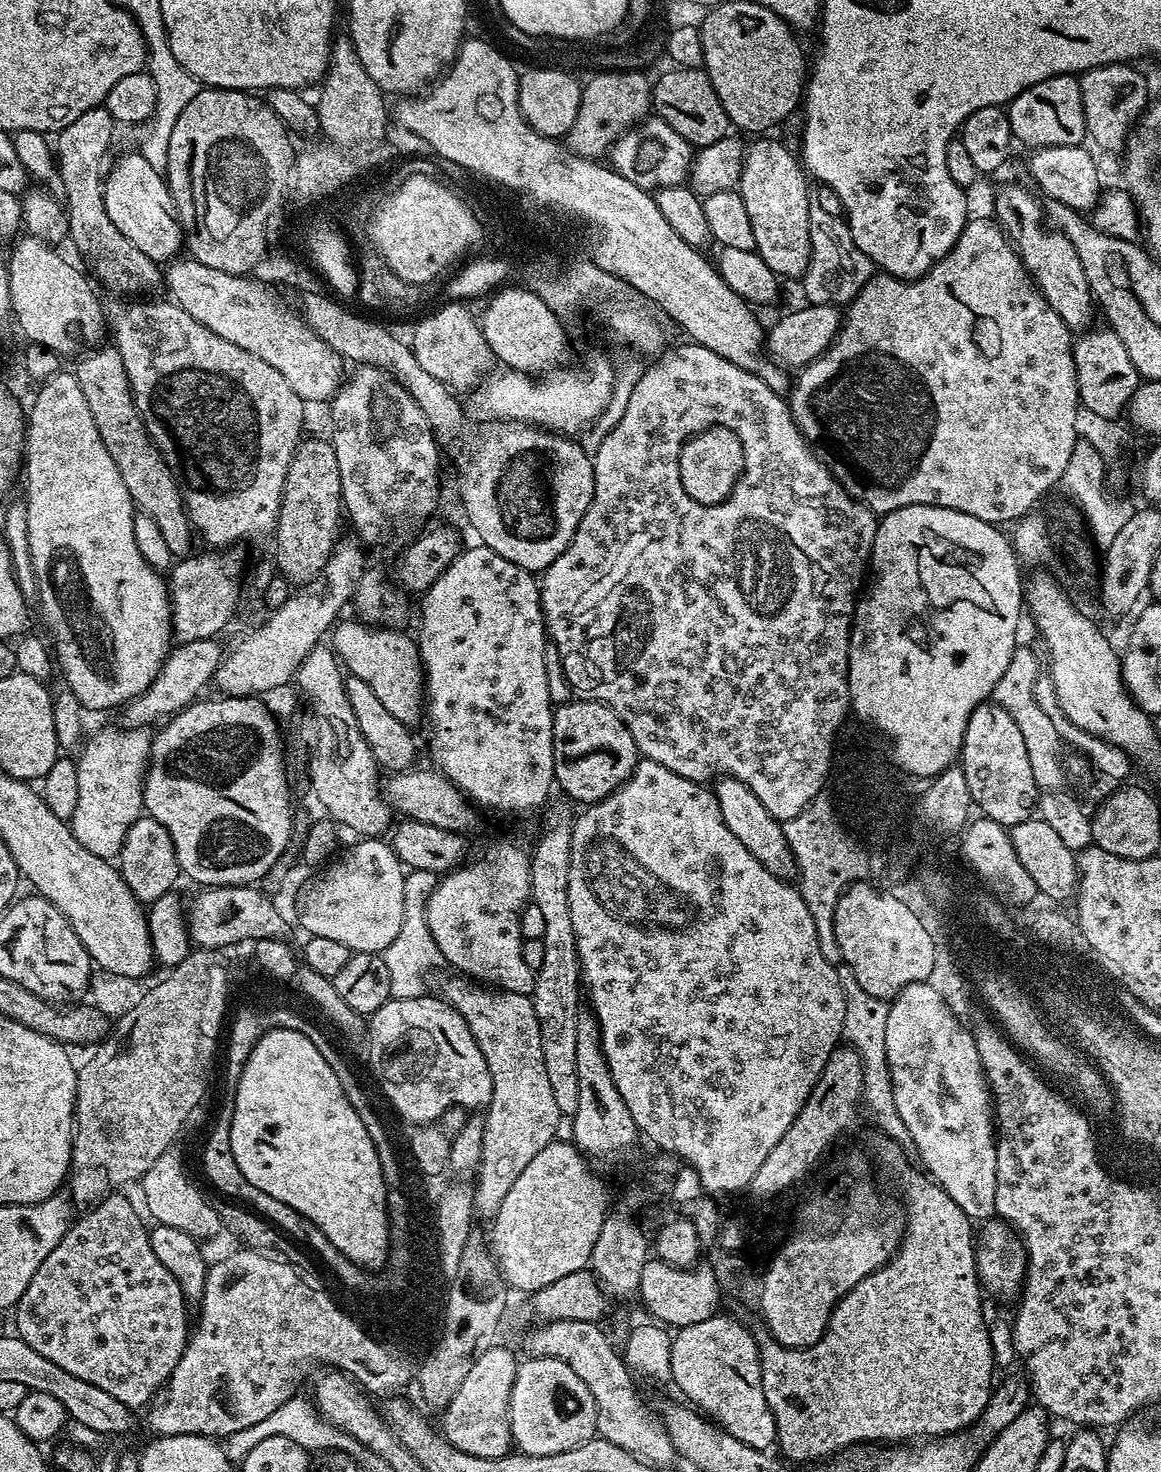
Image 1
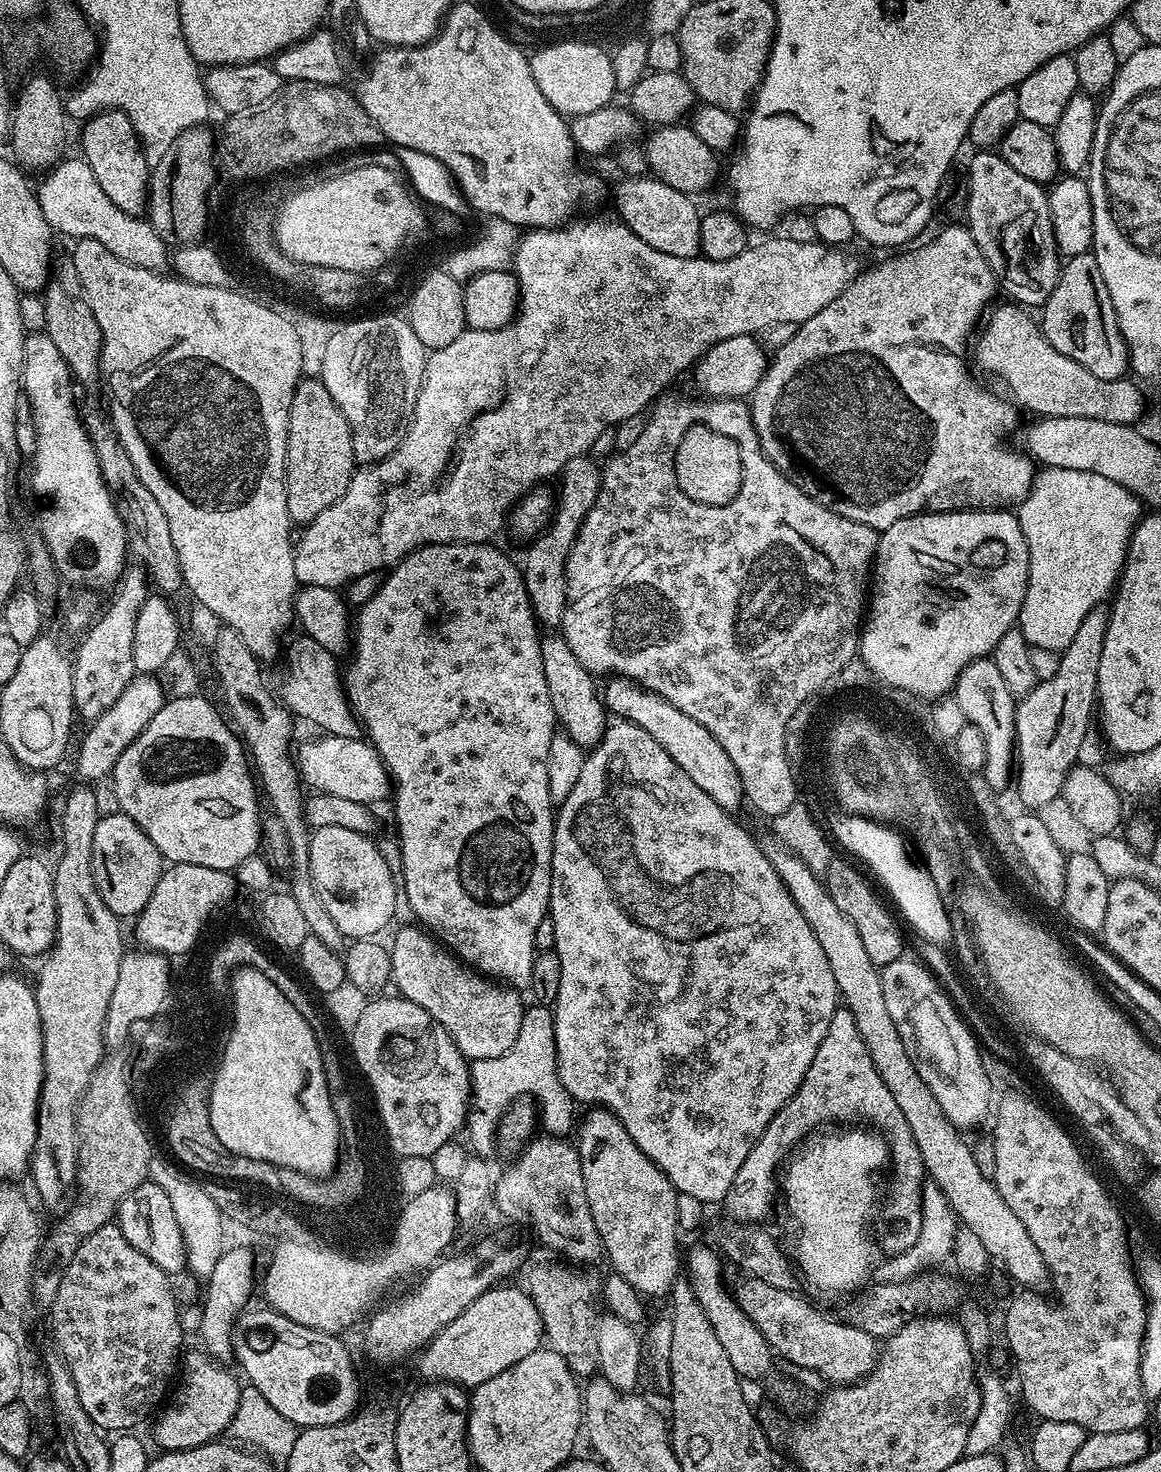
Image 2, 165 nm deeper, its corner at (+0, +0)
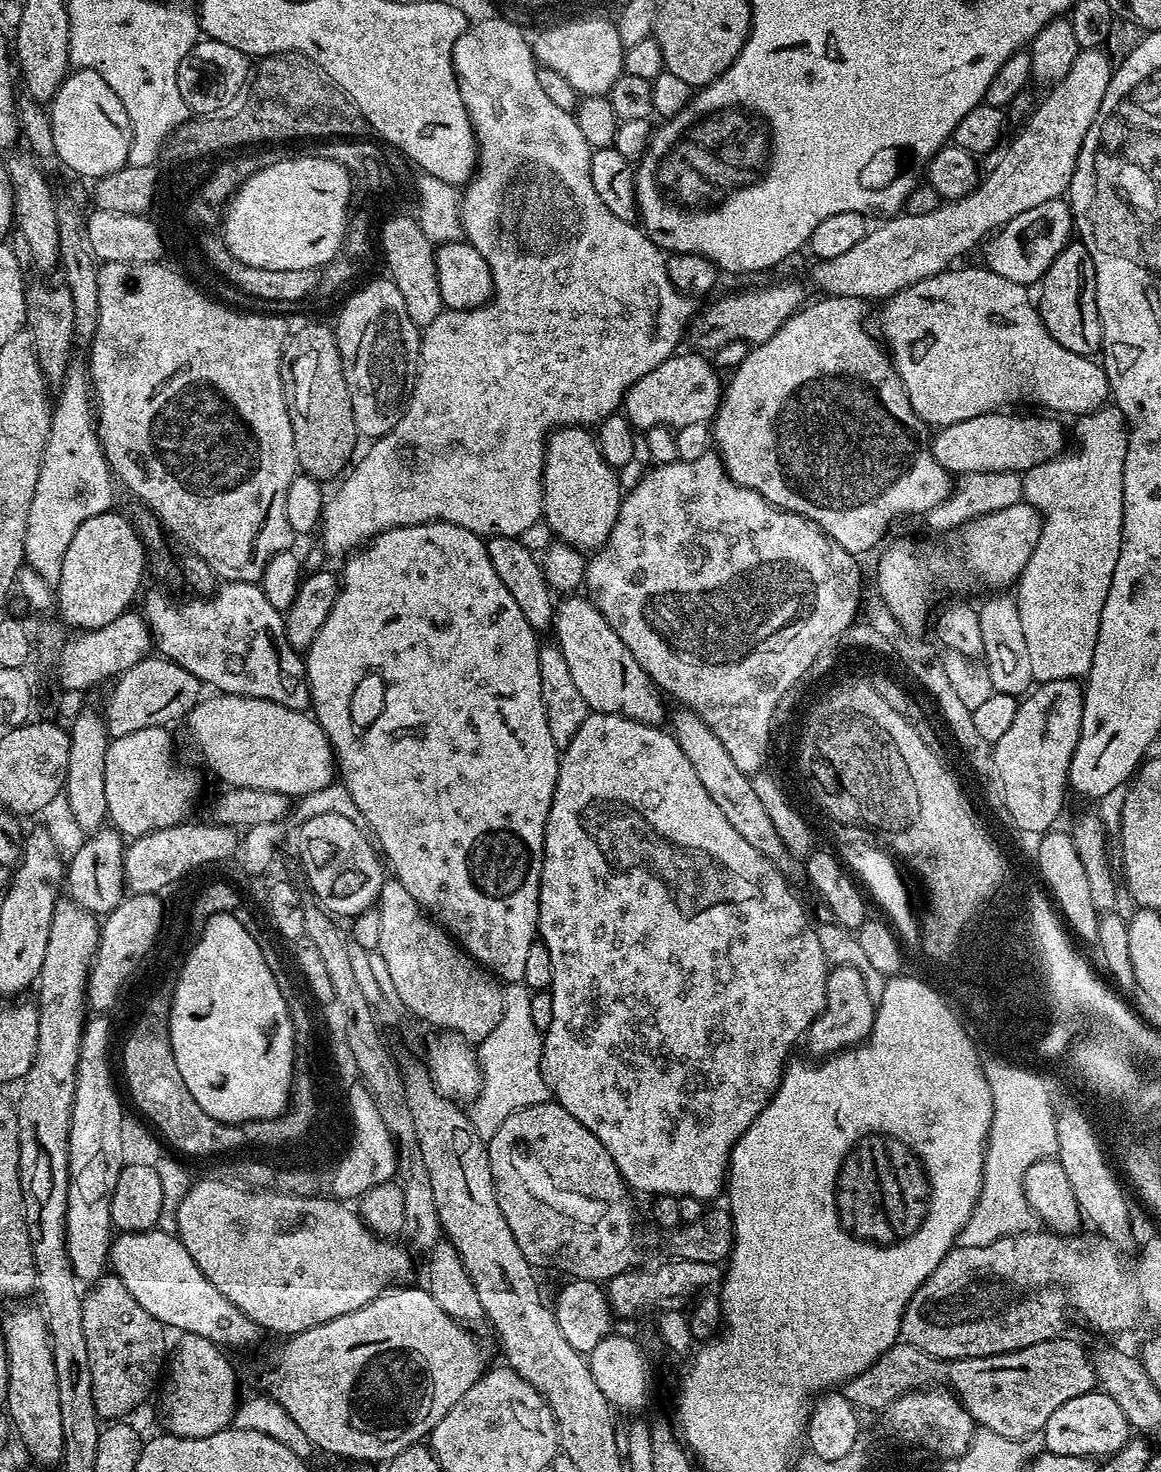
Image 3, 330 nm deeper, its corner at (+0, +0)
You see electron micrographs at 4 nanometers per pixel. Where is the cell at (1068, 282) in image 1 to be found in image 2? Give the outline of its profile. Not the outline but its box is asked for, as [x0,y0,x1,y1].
[966,150,1062,306]

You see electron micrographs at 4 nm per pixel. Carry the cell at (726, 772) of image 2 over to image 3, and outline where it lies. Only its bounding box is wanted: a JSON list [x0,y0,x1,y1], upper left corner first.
[554,595,666,725]

